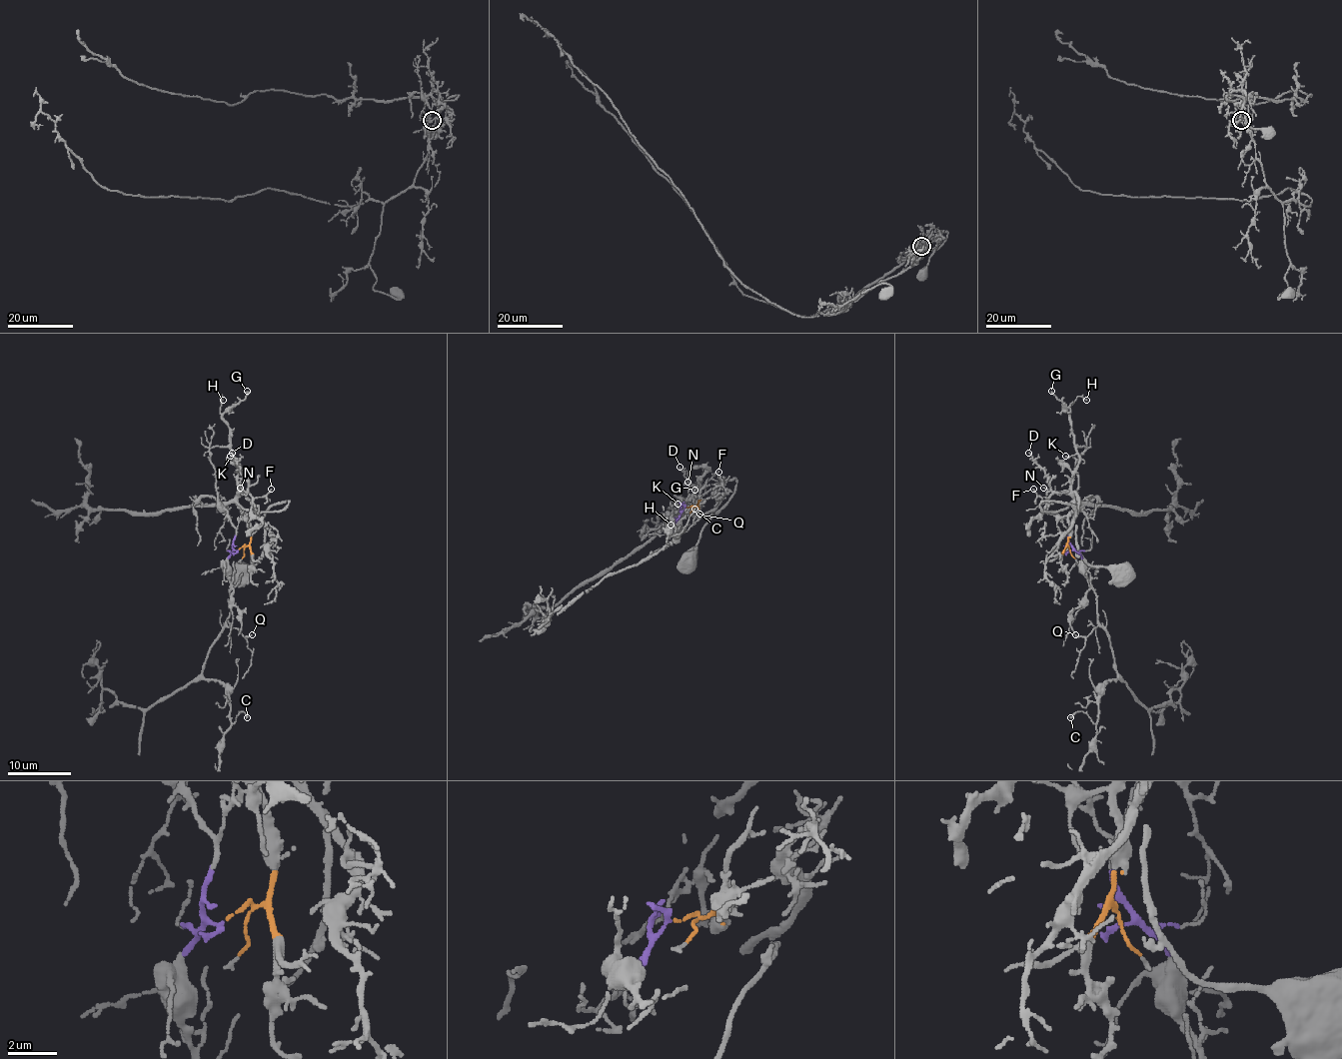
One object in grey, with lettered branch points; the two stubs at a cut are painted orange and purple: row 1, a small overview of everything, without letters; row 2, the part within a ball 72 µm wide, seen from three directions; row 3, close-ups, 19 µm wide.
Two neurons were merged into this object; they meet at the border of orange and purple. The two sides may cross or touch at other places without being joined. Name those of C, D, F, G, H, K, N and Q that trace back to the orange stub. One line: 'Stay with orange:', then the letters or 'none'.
Stay with orange: D, F, G, H, K, N

